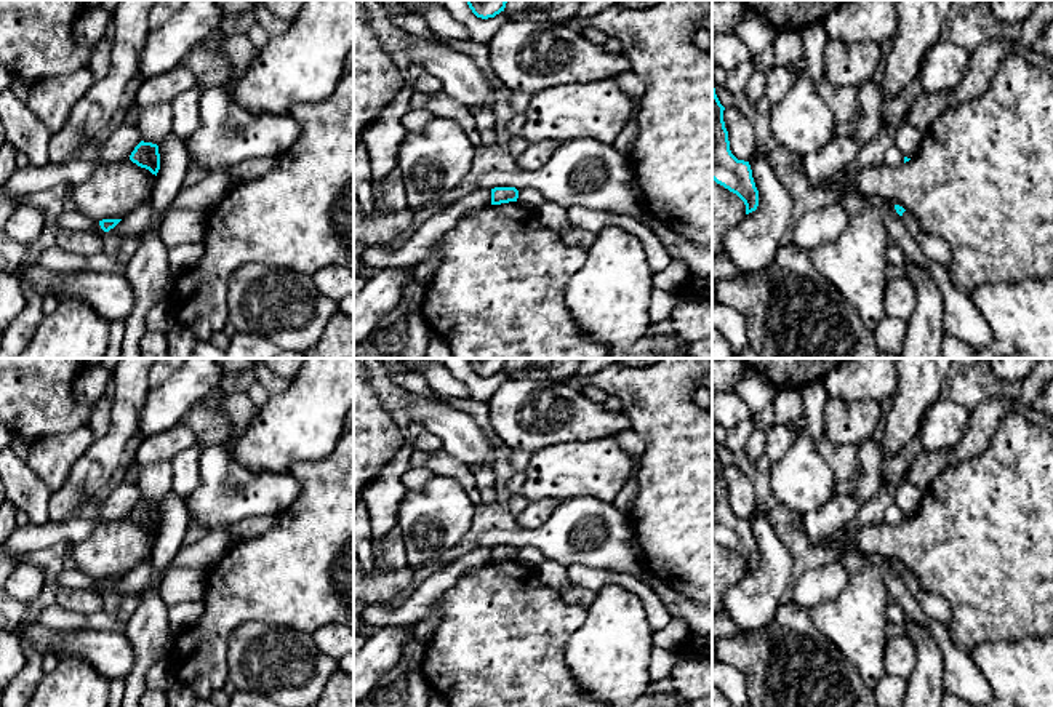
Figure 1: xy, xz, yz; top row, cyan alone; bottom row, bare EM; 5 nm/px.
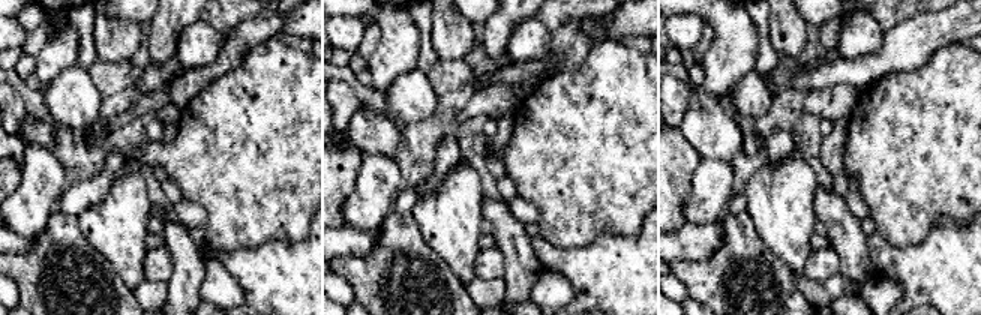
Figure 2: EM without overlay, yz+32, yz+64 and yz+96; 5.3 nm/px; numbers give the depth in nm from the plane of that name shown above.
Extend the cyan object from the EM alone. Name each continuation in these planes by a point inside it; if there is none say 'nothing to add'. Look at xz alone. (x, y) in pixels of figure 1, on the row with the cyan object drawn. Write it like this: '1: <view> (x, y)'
nothing to add

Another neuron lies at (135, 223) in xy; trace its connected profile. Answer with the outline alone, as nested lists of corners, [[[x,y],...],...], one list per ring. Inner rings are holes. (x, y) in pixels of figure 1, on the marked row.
[[[146,202],[126,214],[114,229],[109,232],[125,237],[125,235],[138,235],[144,232],[152,219],[152,205]]]

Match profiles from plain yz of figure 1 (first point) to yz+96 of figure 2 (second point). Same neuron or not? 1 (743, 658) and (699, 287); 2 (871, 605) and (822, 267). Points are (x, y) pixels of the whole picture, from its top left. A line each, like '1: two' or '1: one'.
1: one
2: two

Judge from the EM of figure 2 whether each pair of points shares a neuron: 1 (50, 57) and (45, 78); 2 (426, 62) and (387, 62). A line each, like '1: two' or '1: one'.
1: one
2: two

